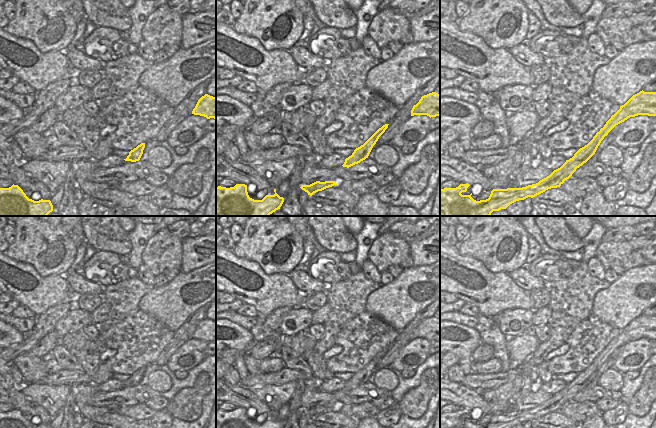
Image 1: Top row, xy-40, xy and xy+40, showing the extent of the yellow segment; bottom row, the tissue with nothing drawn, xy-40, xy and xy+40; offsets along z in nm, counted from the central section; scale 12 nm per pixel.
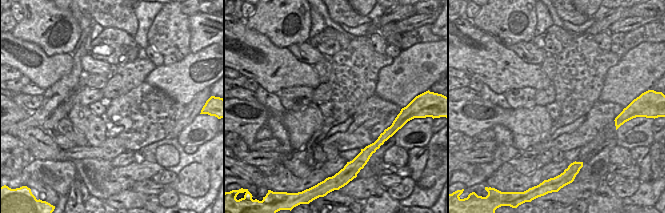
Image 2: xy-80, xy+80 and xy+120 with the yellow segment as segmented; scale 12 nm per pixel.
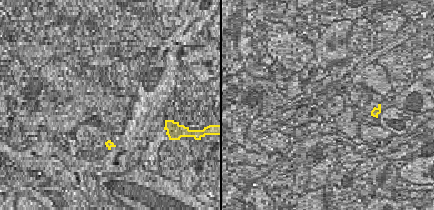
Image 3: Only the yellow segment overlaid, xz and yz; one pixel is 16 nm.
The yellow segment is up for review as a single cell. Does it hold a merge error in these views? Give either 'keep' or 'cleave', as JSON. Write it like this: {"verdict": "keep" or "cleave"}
{"verdict": "keep"}

